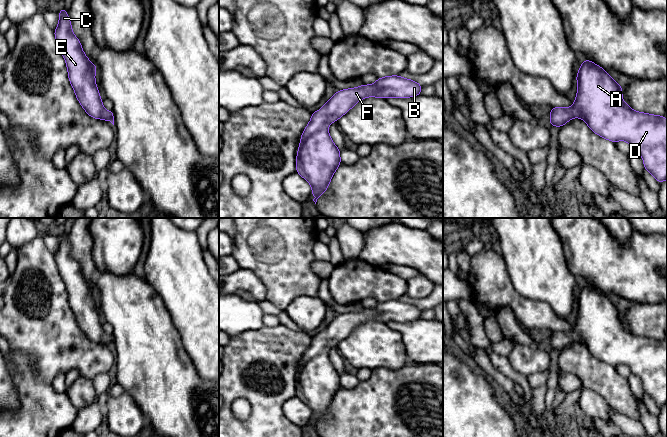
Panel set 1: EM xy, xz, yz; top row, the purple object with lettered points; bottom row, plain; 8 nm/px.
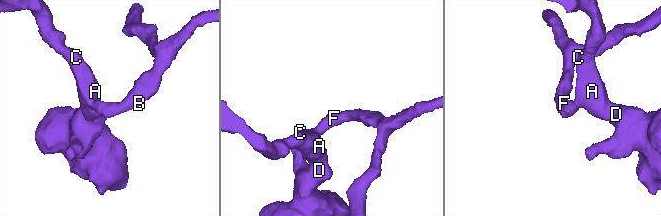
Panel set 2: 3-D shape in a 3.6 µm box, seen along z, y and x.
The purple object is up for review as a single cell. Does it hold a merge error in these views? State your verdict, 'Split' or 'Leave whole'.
Leave whole

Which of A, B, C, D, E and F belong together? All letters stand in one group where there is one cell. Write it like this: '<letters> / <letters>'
A B C D E F

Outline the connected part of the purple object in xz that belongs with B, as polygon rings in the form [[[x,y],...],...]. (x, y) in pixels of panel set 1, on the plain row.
[[[398,299],[382,301],[382,302],[378,302],[373,309],[363,308],[362,310],[357,312],[339,314],[337,317],[333,319],[331,323],[328,324],[328,326],[319,335],[315,335],[312,337],[311,345],[308,347],[308,349],[304,353],[301,360],[301,365],[299,368],[298,377],[296,381],[296,396],[310,407],[312,411],[311,418],[315,420],[315,422],[313,423],[315,428],[317,426],[317,423],[327,414],[329,407],[331,405],[331,402],[333,398],[335,397],[335,394],[341,388],[340,374],[336,371],[331,361],[329,360],[328,349],[337,345],[341,340],[346,338],[357,326],[359,326],[360,324],[366,321],[372,320],[372,321],[385,322],[385,323],[389,321],[395,321],[395,322],[404,323],[408,321],[421,319],[422,312],[423,310],[418,308],[417,306],[410,303],[402,302]]]

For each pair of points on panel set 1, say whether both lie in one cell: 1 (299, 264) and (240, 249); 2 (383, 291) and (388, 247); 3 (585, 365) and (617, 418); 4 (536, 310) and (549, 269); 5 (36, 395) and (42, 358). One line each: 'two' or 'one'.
1: one
2: two
3: two
4: two
5: two

